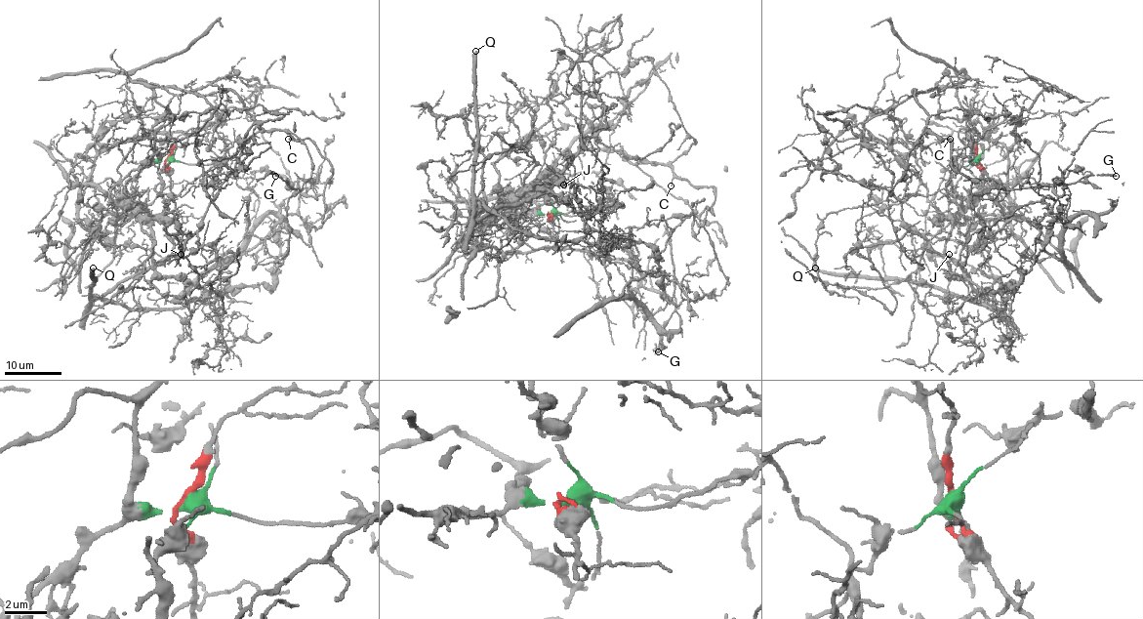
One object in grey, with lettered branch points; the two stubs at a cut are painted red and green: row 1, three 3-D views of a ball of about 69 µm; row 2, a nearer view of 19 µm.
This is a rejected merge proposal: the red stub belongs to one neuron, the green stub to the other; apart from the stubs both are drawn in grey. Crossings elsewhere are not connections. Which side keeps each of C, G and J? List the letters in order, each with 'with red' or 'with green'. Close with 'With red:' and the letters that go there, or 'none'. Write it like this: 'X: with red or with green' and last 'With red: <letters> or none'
C: with green
G: with green
J: with red
With red: J

